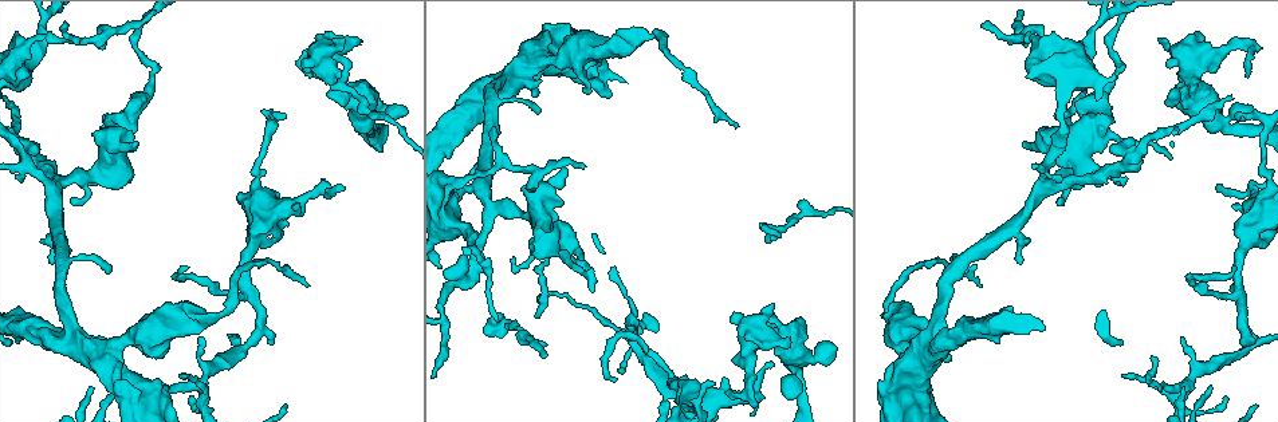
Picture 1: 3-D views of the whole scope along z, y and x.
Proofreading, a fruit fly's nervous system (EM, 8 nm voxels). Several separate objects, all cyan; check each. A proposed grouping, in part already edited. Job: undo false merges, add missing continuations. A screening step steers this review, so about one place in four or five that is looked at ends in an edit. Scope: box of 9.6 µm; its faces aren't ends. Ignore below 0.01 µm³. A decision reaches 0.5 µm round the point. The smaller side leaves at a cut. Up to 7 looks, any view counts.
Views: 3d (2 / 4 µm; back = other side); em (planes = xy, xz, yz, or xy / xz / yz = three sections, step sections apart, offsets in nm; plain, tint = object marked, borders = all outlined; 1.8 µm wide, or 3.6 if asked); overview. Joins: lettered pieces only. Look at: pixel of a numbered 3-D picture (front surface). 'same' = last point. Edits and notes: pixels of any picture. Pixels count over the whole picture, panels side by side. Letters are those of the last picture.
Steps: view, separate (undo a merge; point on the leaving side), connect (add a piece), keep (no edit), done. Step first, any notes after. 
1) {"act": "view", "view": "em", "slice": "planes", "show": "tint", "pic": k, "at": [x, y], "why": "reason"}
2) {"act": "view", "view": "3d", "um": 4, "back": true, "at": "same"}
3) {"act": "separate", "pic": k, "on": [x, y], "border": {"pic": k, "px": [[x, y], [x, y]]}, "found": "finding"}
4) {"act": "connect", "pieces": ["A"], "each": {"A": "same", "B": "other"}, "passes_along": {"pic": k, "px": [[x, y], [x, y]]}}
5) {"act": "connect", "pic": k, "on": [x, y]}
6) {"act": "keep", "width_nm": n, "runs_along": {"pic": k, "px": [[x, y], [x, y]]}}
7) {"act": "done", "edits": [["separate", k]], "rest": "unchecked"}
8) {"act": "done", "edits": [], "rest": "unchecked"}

{"act": "view", "view": "3d", "um": 4, "pic": 1, "at": [755, 404], "why": "branch stops here"}

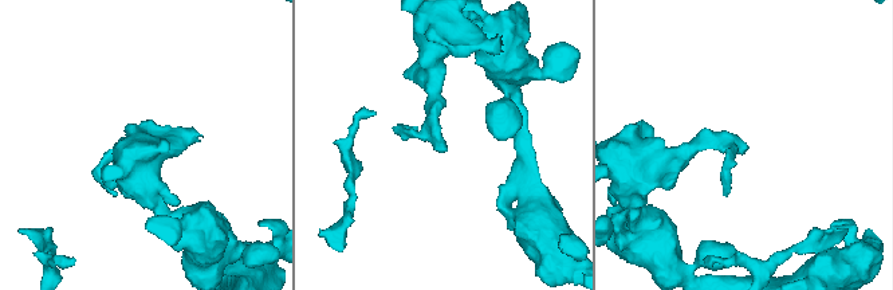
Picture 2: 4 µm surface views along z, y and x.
{"act": "view", "view": "em", "slice": "planes", "show": "tint", "pic": 2, "at": [744, 150]}

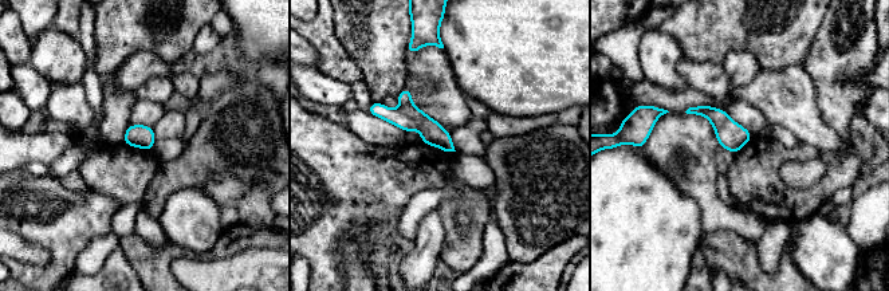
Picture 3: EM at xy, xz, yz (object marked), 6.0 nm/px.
{"act": "view", "view": "em", "slice": "planes", "show": "borders", "at": "same", "why": "see the neighbours"}

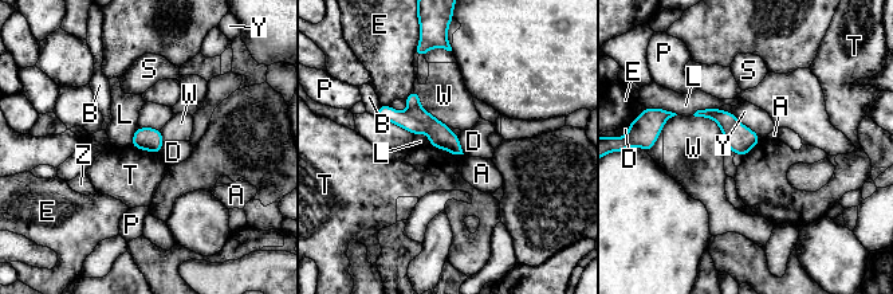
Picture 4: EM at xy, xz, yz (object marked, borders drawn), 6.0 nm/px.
{"act": "keep", "each": {"A": "other", "B": "other", "D": "other", "E": "other", "L": "other", "P": "other", "S": "other", "T": "other", "W": "other", "Y": "other", "Z": "other"}, "runs_along": {"pic": 4, "px": [[380, 112], [423, 121], [457, 151]]}, "found": "no lettered piece goes on from it"}

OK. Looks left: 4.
{"act": "view", "view": "em", "slice": "planes", "show": "borders", "pic": 1, "at": [763, 227], "why": "thin end"}

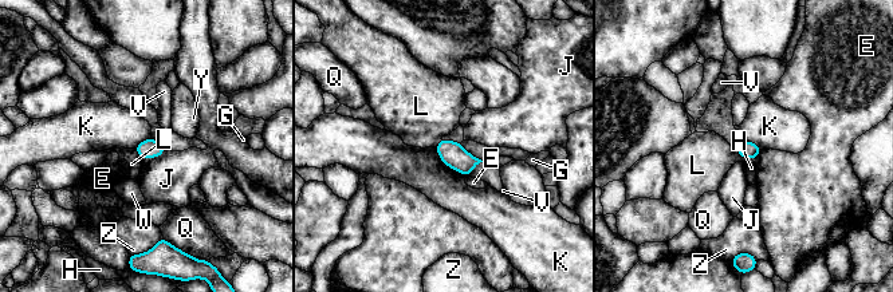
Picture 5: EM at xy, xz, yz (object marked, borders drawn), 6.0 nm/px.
{"act": "keep", "longest_contact_nm": ["K", 260], "each": {"E": "other", "G": "other", "H": "other", "J": "other", "K": "other", "L": "other", "Q": "other", "V": "other", "W": "other", "Y": "other", "Z": "other"}, "found": "none of them fits"}

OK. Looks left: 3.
{"act": "view", "view": "3d", "um": 2, "pic": 1, "at": [360, 41], "why": "thick end"}

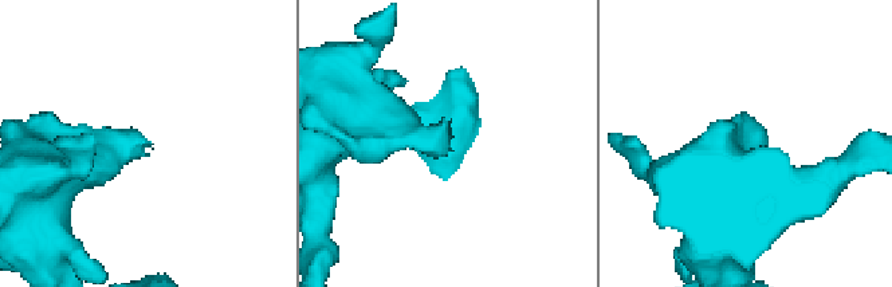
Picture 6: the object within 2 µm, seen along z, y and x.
{"act": "view", "view": "em", "slice": "planes", "show": "tint", "pic": 6, "at": [145, 140], "why": "now the EM"}

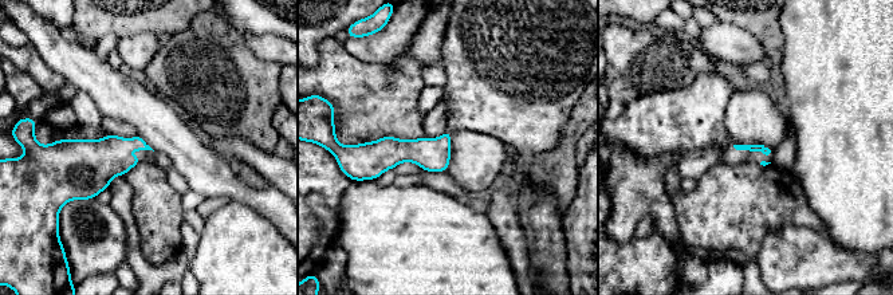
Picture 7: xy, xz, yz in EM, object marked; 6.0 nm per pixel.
{"act": "view", "view": "em", "slice": "planes", "show": "borders", "at": "same"}

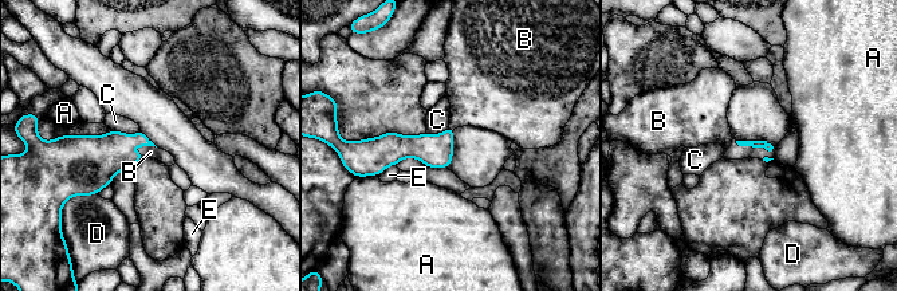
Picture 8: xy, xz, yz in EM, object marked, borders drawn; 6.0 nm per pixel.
{"act": "connect", "pieces": ["B"], "each": {"A": "other", "B": "same", "C": "other", "D": "other", "E": "other"}, "passes_along": {"pic": 8, "px": [[102, 157], [141, 145], [150, 152]]}, "found": "it goes on there"}

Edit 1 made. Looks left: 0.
{"act": "done", "edits": [["connect", 8]], "rest": "unchecked"}

